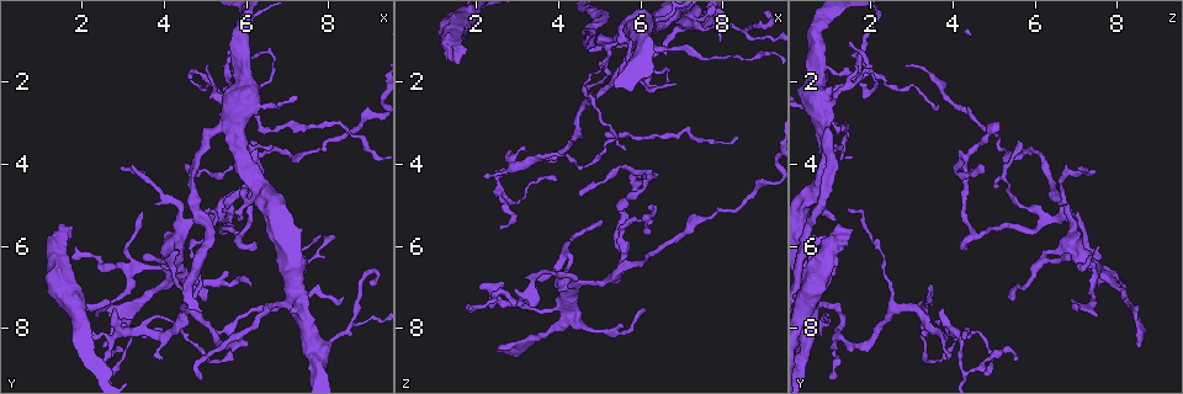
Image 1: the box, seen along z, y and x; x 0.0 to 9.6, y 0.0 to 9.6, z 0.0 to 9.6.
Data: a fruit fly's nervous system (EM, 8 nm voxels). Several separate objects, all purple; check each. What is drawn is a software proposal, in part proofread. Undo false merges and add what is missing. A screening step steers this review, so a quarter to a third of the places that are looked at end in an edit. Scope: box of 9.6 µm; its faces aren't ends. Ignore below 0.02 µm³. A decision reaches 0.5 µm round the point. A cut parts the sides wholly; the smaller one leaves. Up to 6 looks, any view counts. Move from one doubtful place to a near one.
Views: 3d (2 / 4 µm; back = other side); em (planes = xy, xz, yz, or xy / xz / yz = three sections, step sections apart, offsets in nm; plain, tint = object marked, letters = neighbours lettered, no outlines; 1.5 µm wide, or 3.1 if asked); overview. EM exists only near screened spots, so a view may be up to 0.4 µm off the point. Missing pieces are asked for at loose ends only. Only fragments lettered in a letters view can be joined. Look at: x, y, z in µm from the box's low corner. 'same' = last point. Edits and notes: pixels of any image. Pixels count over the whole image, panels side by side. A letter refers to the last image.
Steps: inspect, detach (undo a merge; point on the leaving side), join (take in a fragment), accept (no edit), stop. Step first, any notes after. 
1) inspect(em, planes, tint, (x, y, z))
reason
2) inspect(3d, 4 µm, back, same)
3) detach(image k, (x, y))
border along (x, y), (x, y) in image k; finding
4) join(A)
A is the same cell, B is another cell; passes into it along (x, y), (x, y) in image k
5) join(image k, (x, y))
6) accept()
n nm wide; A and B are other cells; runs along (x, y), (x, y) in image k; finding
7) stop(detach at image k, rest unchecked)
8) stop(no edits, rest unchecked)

inspect(3d, 4 µm, (5.50, 3.00, 5.15))
thin end

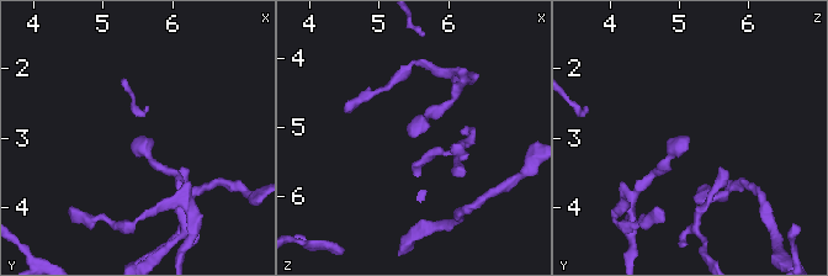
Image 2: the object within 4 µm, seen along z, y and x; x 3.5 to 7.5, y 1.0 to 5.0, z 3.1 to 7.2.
inspect(em, xz, step 4, letters, (5.55, 2.90, 5.10))
now the EM

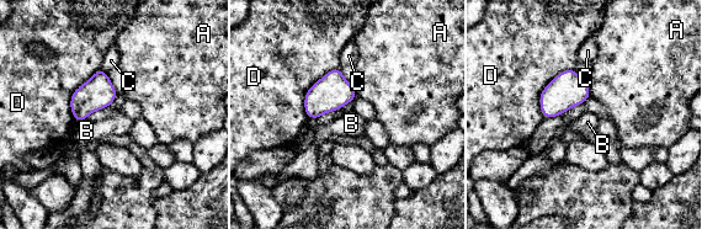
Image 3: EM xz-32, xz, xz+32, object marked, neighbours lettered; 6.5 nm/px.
accept()
160 nm wide; D touches over 400 nm; A, B, C and D are other cells; no lettered fragment goes on from it

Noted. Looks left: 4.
inspect(3d, 2 µm, (3.35, 4.20, 6.75))
sharp bend

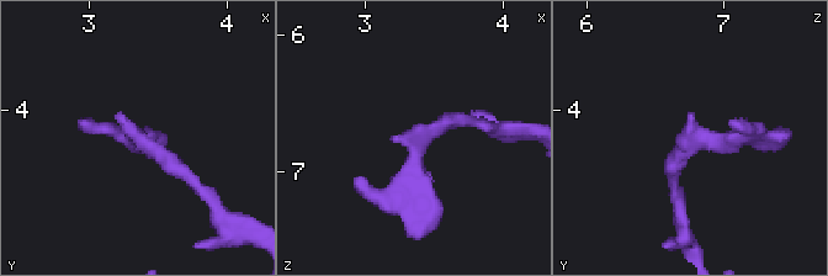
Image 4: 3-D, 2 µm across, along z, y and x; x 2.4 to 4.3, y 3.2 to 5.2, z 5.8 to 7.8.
inspect(em, xz, step 4, tint, (3.40, 4.26, 6.78))

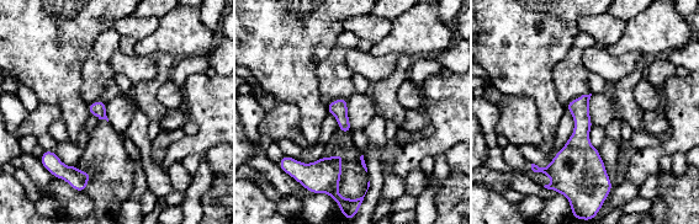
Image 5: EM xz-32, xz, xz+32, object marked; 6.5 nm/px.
inspect(em, planes, letters, same)

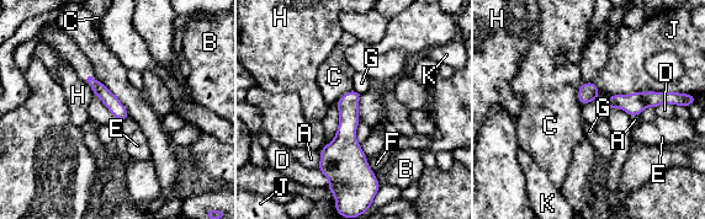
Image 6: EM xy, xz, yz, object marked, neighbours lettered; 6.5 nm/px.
accept()
J touches over 400 nm; A, B, C, D, E, F, G, H, J and K are other cells; runs along (91, 81), (122, 117) in image 6; one neuron here

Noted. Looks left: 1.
stop(no edits, rest unchecked)

